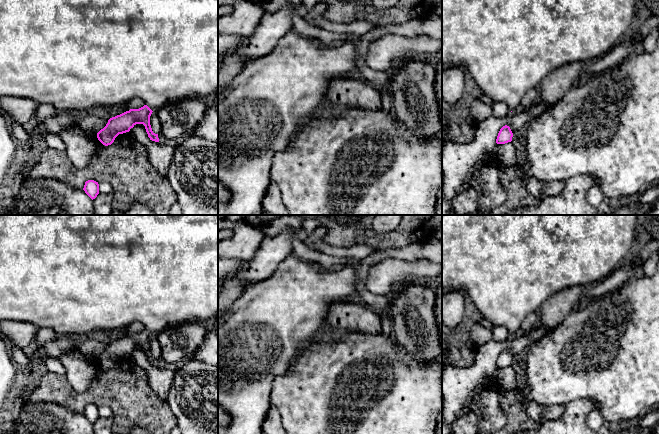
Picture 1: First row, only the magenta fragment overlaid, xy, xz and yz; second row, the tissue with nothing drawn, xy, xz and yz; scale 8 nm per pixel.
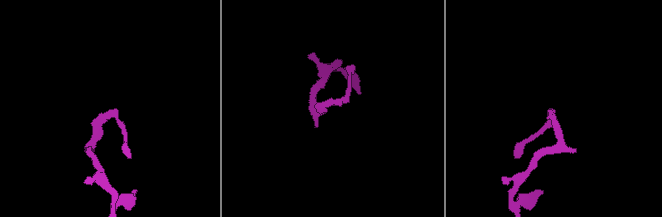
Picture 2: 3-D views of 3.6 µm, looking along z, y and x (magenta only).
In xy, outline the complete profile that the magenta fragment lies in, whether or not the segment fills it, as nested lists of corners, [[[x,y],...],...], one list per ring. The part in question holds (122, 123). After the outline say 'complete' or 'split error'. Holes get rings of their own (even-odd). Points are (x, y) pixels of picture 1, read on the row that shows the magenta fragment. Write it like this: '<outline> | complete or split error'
[[[0,0],[0,98],[11,96],[31,99],[38,104],[50,104],[58,112],[74,113],[91,110],[94,107],[117,107],[127,104],[133,98],[140,98],[145,105],[139,109],[130,109],[108,120],[106,126],[97,133],[98,140],[105,146],[111,145],[119,134],[129,132],[136,124],[143,124],[150,140],[159,142],[158,134],[152,131],[150,116],[163,106],[191,98],[210,100],[218,92],[218,0]]] | split error

